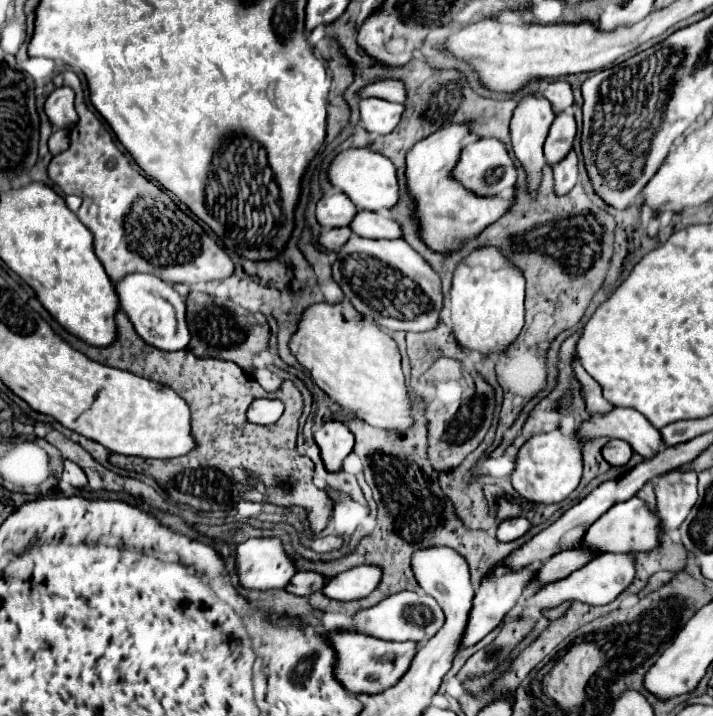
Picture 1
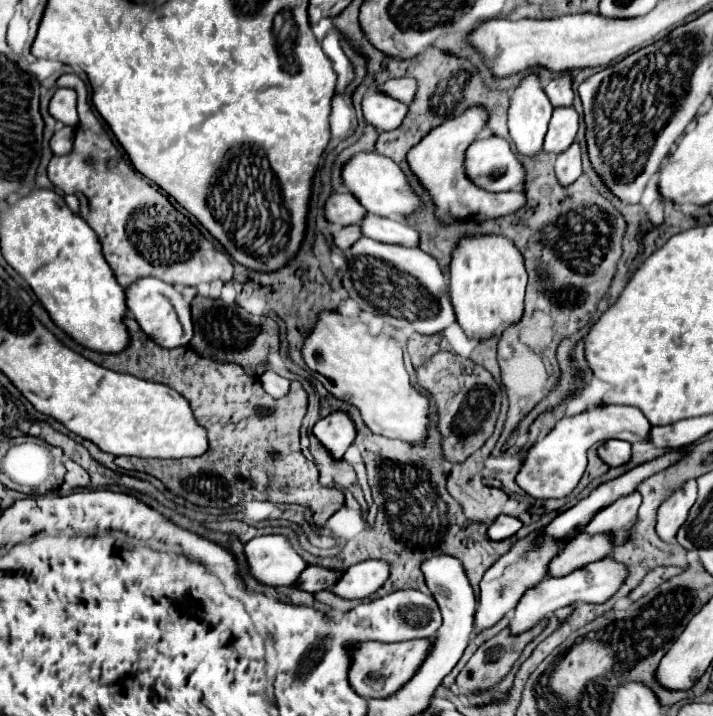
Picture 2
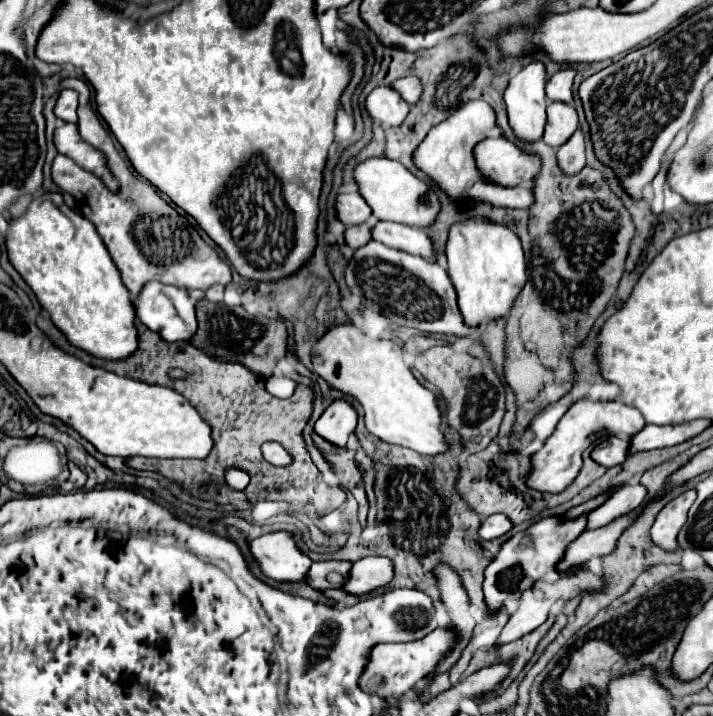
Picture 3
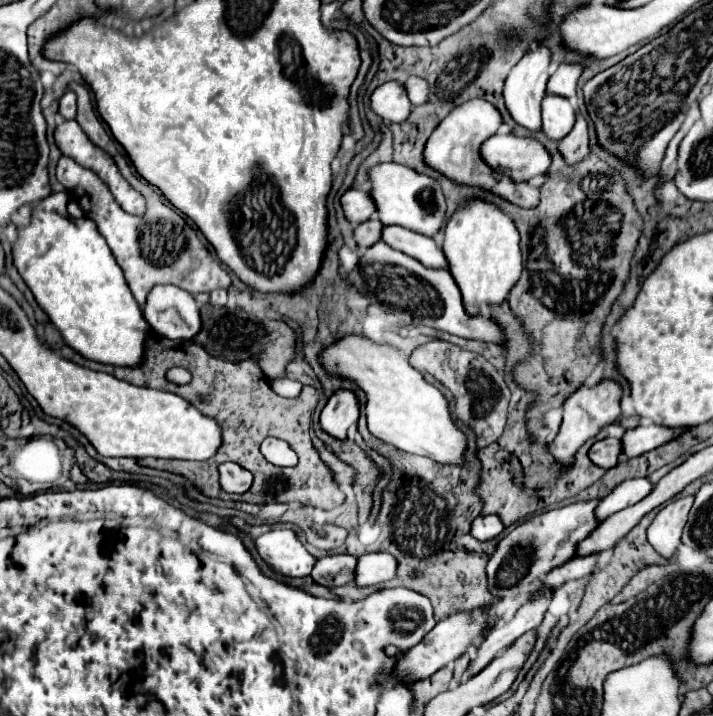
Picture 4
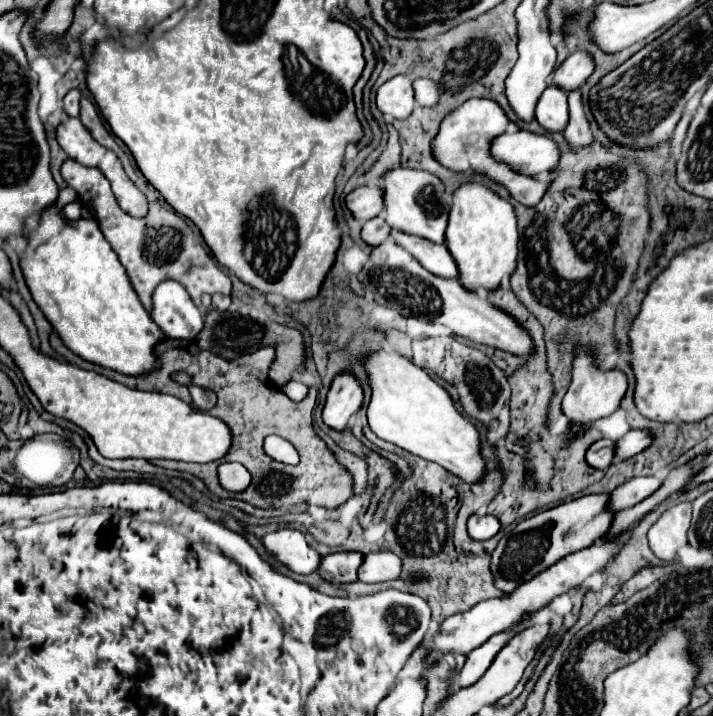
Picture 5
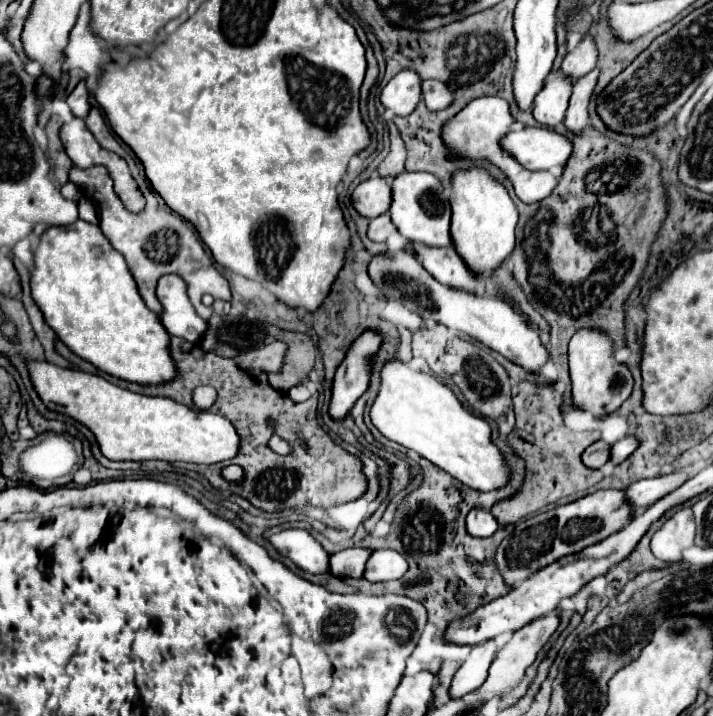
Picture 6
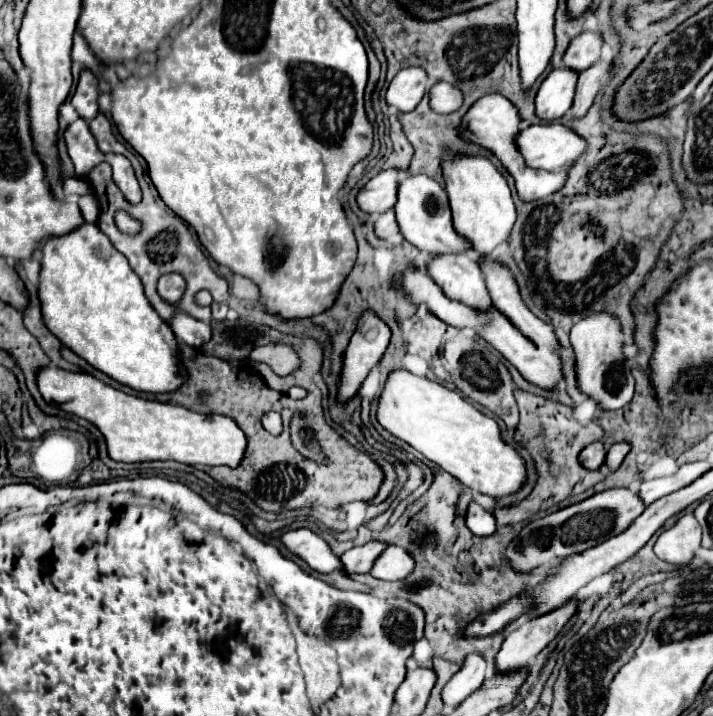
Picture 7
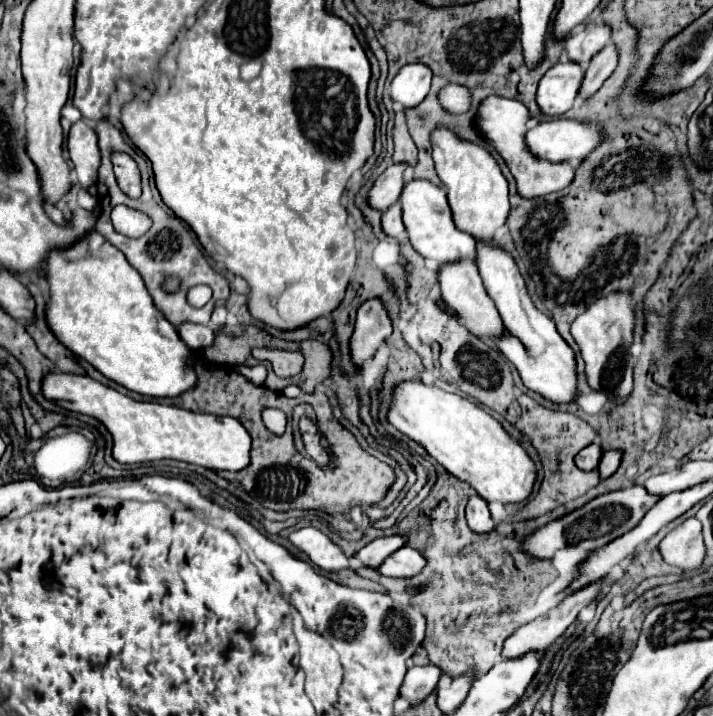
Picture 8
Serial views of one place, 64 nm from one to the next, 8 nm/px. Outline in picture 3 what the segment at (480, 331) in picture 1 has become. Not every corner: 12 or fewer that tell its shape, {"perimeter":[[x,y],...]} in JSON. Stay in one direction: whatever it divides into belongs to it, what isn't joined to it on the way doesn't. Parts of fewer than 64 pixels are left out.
{"perimeter":[[488,218],[450,226],[466,324],[506,316],[526,282],[520,238]]}

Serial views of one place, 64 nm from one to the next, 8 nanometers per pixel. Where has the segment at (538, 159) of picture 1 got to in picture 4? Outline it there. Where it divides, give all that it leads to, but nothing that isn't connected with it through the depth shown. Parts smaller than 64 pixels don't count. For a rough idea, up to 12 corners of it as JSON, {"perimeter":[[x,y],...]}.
{"perimeter":[[538,42],[504,82],[508,112],[532,132],[540,124],[550,54]]}

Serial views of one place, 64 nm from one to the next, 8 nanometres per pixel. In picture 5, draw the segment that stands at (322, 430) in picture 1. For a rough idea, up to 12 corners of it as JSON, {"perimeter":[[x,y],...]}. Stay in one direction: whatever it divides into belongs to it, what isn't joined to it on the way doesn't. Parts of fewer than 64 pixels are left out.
{"perimeter":[[352,372],[334,378],[322,420],[344,430],[364,400]]}

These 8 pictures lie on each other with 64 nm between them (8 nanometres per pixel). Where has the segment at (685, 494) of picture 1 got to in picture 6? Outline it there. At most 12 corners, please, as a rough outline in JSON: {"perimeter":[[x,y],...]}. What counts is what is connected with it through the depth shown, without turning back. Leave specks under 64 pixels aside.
{"perimeter":[[682,506],[652,536],[652,552],[680,562],[694,546],[696,522]]}

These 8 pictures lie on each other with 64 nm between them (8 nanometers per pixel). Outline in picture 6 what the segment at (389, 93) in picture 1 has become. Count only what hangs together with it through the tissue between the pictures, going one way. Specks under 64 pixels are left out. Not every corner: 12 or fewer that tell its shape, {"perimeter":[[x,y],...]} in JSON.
{"perimeter":[[424,80],[422,98],[428,110],[452,104],[452,92],[440,80]]}

